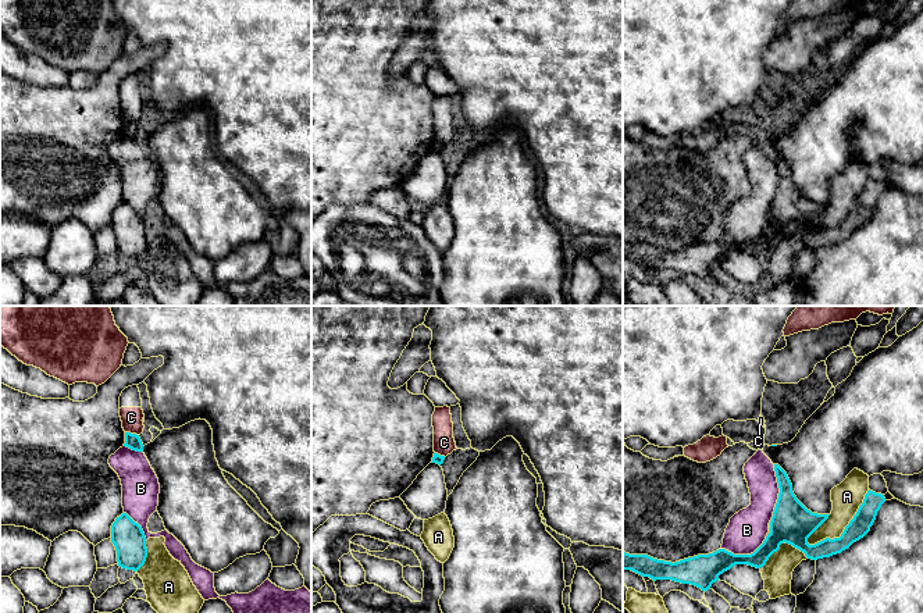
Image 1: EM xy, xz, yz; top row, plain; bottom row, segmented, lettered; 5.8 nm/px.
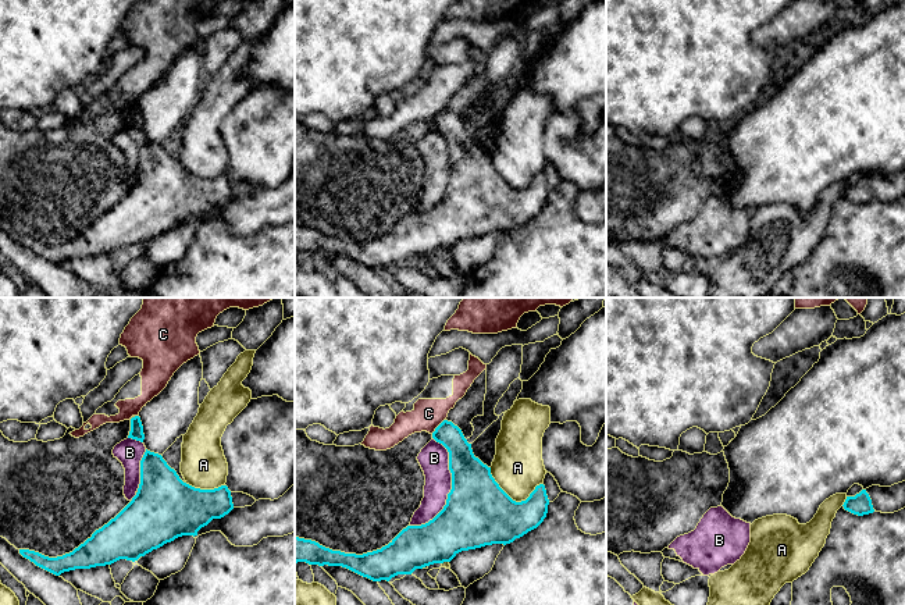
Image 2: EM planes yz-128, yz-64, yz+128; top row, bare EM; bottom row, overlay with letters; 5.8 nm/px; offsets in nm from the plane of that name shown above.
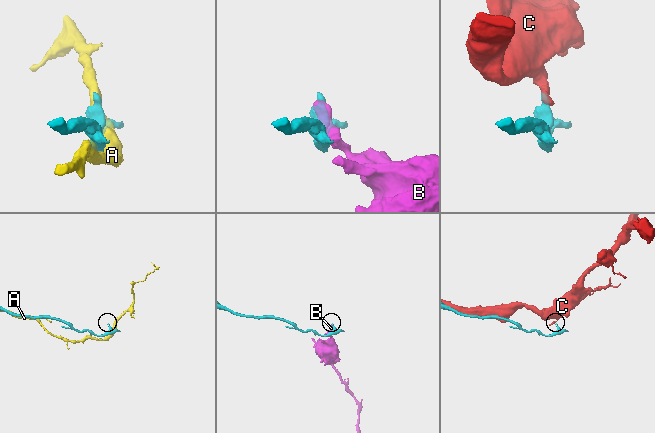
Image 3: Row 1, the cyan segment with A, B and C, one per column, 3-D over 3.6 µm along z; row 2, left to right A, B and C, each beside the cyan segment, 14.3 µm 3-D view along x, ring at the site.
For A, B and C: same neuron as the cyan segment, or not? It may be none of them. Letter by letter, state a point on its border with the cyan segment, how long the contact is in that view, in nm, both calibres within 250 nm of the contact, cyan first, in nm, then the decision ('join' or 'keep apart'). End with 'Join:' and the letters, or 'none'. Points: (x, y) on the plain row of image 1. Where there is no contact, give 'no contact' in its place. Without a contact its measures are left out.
A: contact yz (844, 218); length 480 nm; calibres 170 and 170 nm; keep apart
B: contact yz (780, 181); length 320 nm; calibres 240 and 200 nm; keep apart
C: contact xy (132, 123); length 80 nm; calibres 90 and 120 nm; keep apart
Join: none

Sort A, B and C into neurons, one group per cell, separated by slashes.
A / B / C

